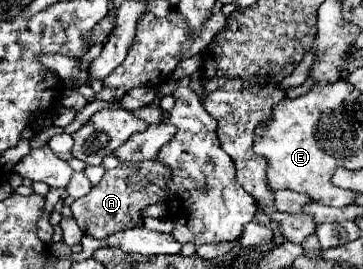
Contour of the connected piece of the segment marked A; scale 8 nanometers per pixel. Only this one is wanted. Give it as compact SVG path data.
M158 157L140 161L140 163L122 163L116 169L110 169L104 173L102 181L92 187L92 191L72 203L72 213L78 223L78 227L92 235L94 239L104 239L114 233L138 227L142 223L142 211L152 205L160 203L166 197L170 169L158 161Z

